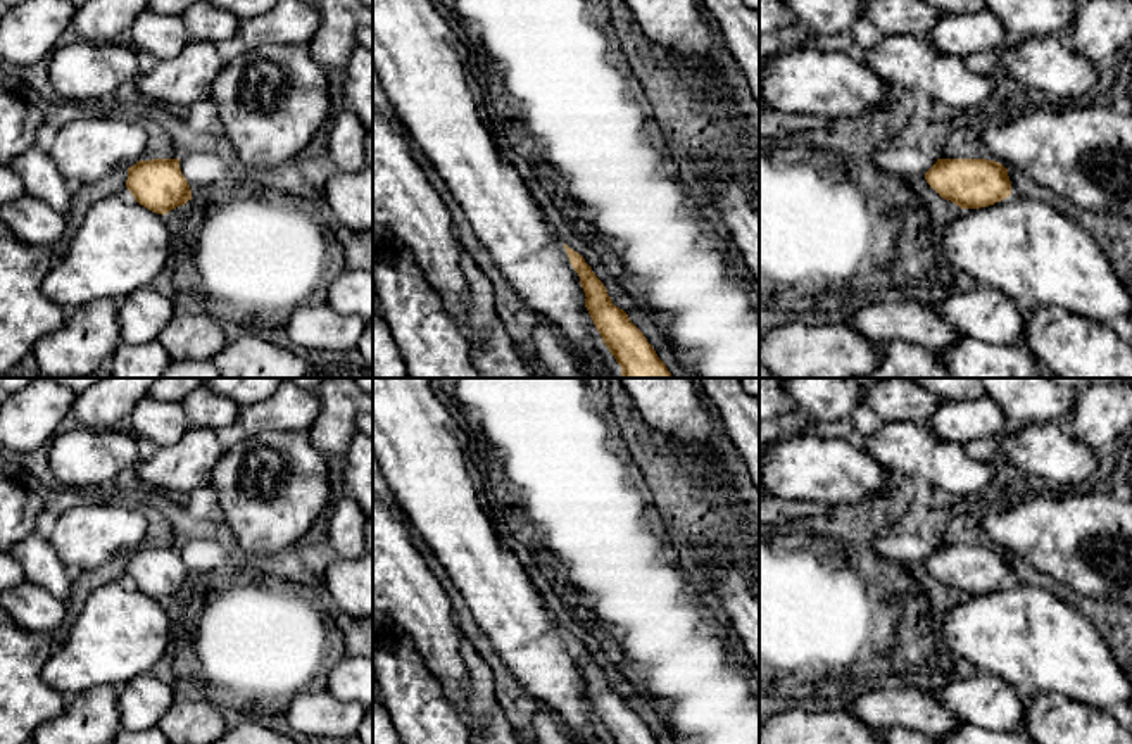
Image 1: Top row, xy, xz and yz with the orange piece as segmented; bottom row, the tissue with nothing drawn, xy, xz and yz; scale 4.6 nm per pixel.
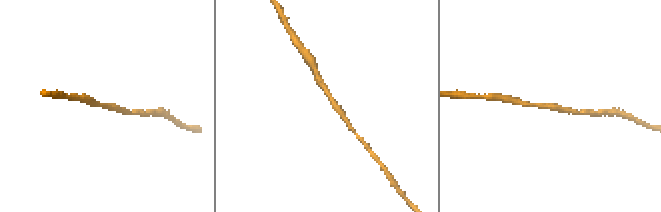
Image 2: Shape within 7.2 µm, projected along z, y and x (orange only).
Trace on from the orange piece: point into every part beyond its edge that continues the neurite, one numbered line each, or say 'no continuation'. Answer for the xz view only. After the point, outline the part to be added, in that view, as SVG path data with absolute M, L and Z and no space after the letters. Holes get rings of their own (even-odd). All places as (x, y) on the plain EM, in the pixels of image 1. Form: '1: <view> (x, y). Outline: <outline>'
no continuation

